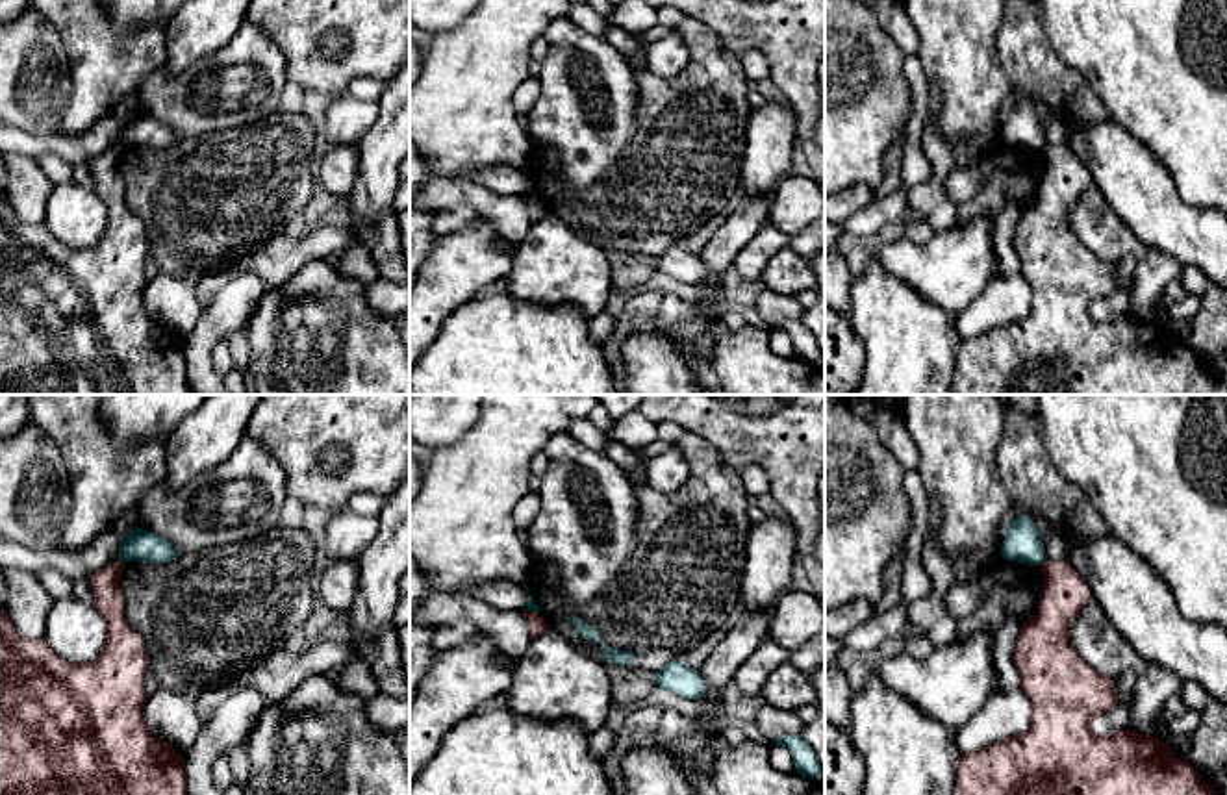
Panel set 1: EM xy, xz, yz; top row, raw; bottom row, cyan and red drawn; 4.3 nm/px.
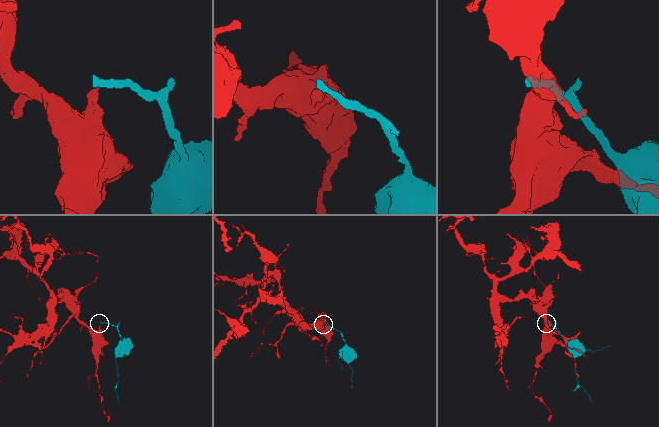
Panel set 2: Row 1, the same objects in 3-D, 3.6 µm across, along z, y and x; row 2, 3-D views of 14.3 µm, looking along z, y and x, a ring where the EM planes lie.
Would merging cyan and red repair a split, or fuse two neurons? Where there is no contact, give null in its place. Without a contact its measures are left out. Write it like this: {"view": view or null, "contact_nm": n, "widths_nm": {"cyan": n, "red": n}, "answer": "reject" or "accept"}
{"view": "xy", "contact_nm": 40, "widths_nm": {"cyan": 140, "red": 130}, "answer": "reject"}

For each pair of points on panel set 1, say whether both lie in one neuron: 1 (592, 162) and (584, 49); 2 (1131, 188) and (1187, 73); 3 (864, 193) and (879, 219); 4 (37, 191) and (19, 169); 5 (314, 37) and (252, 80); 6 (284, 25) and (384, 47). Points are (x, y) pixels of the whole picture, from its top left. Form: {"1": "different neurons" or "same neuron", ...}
{"1": "same neuron", "2": "same neuron", "3": "different neurons", "4": "same neuron", "5": "different neurons", "6": "same neuron"}

